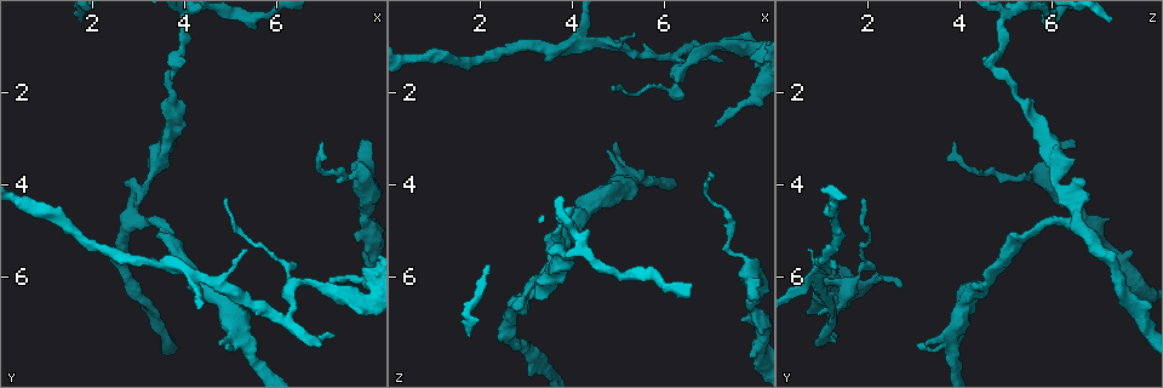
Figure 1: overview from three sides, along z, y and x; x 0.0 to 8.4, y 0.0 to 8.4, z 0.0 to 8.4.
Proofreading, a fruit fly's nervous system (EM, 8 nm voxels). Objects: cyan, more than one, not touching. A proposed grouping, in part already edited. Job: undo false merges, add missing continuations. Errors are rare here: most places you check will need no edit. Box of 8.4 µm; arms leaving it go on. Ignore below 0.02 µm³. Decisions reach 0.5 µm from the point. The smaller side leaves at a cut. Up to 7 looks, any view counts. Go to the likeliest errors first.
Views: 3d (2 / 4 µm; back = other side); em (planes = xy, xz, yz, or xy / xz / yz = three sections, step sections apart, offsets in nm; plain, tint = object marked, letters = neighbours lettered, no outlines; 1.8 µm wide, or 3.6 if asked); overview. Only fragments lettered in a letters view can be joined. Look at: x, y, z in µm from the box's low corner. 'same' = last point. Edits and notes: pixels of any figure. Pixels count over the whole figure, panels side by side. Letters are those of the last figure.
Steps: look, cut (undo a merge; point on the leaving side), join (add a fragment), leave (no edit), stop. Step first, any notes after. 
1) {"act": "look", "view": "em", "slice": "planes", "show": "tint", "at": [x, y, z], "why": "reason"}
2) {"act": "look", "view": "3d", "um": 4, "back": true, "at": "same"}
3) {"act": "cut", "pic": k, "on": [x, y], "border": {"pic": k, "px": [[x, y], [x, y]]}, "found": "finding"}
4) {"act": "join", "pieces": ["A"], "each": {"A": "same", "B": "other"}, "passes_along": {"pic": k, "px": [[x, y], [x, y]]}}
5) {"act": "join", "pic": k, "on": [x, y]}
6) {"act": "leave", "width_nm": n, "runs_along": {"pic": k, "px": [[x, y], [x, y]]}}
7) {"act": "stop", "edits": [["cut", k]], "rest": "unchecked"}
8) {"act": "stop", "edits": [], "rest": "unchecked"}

{"act": "look", "view": "3d", "um": 4, "at": [4.40, 6.00, 0.95], "why": "a narrow waist"}

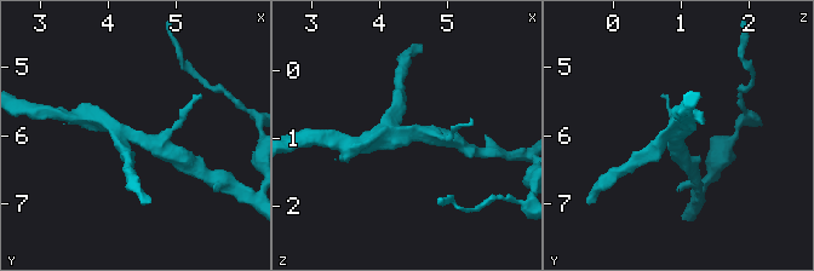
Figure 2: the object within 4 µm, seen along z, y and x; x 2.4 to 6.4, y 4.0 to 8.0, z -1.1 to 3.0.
{"act": "look", "view": "em", "slice": "planes", "show": "letters", "at": [4.30, 6.00, 0.90]}

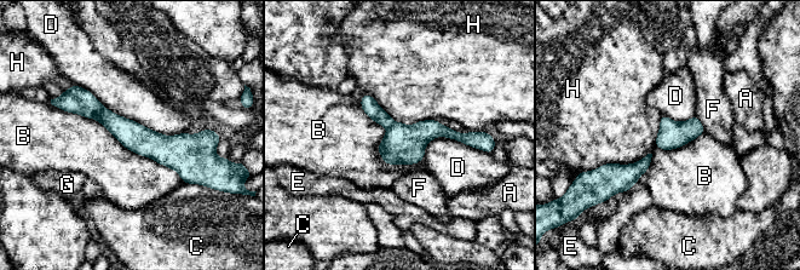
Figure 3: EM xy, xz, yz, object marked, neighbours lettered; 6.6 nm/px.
{"act": "cut", "pic": 3, "on": [79, 101], "longest_contact_nm": ["B", 1000], "each": {"A": "other", "B": "other", "C": "other", "D": "other", "E": "other", "F": "other", "G": "other", "H": "other"}, "border": {"pic": 3, "px": [[104, 108], [95, 119]]}, "found": "a second cell is stuck on"}

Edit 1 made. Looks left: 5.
{"act": "look", "view": "overview"}

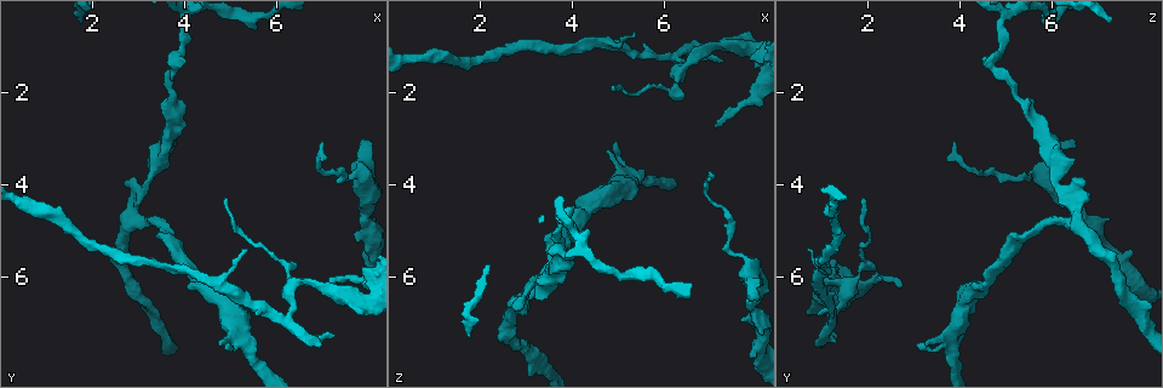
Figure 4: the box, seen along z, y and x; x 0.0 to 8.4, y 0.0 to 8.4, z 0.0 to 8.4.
{"act": "look", "view": "em", "slice": "planes", "show": "letters", "at": [3.05, 4.75, 6.40], "why": "branch point"}

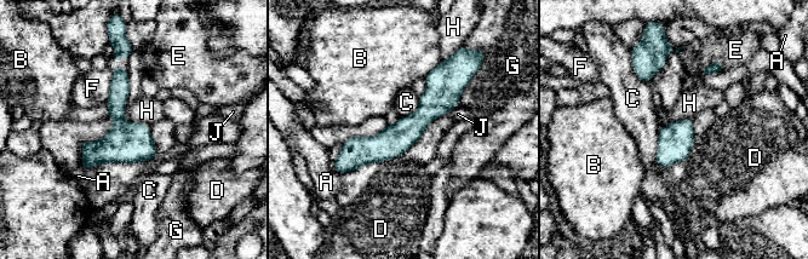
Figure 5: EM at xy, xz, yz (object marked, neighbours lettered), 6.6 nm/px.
{"act": "leave", "each": {"A": "other", "B": "other", "C": "other", "D": "other", "E": "other", "F": "other", "G": "other", "H": "other", "J": "other"}, "runs_along": {"pic": 5, "px": [[441, 72], [399, 138], [341, 168]]}, "found": "continuous, no second cell"}

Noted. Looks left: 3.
{"act": "look", "view": "3d", "um": 2, "at": [4.90, 4.30, 1.90], "why": "free end"}

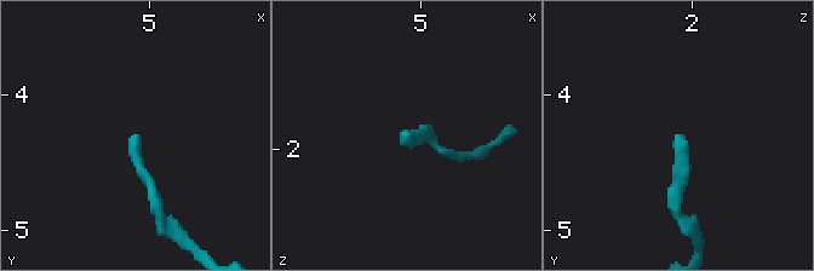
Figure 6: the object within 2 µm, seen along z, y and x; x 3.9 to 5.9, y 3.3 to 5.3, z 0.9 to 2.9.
{"act": "look", "view": "em", "slice": "xy", "step": 16, "show": "letters", "at": [4.86, 4.32, 1.90]}

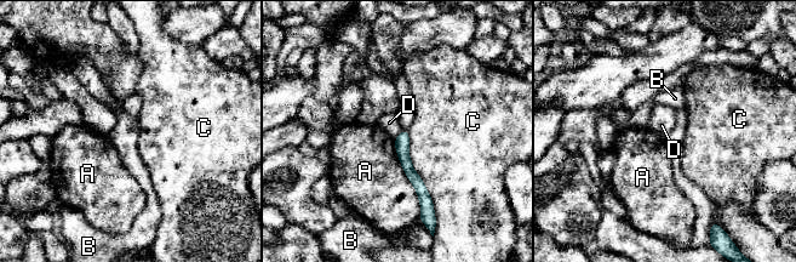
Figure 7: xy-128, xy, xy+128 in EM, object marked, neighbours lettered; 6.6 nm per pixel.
{"act": "look", "view": "em", "slice": "planes", "show": "letters", "at": "same", "why": "another direction"}

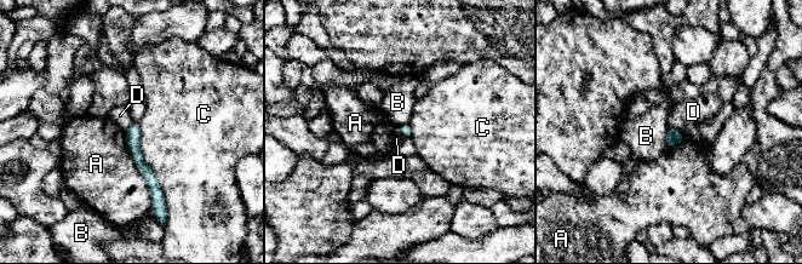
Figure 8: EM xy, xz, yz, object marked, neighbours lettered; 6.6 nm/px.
{"act": "leave", "each": {"A": "other", "B": "other", "C": "other", "D": "other"}, "runs_along": {"pic": 8, "px": [[135, 126], [135, 150], [154, 196]]}, "found": "none of them fits"}

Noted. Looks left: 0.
{"act": "stop", "edits": [["cut", 3]], "rest": "unchecked"}

